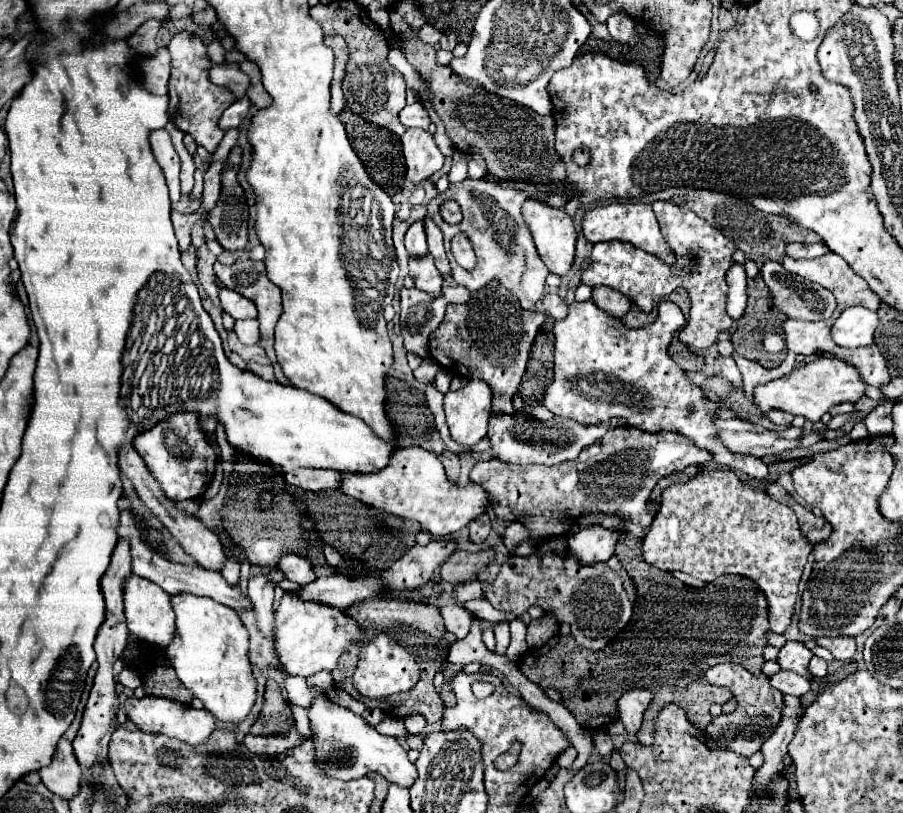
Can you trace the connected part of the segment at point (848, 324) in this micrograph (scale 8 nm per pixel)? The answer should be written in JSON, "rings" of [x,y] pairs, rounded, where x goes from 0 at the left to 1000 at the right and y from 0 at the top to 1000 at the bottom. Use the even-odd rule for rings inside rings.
{"rings":[[[955,376],[937,379],[921,403],[921,416],[932,428],[963,426],[968,421],[968,408],[975,399],[970,384],[963,384]]]}

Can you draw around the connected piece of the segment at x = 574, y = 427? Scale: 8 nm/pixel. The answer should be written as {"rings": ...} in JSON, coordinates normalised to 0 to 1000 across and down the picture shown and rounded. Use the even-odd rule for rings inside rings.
{"rings":[[[578,507],[545,509],[543,526],[540,526],[540,541],[543,541],[545,563],[551,563],[554,568],[614,573],[627,566],[636,566],[645,551],[664,541],[673,529],[676,524],[671,522],[649,524],[649,522],[636,519],[631,514],[620,514],[620,512],[614,512],[607,519],[594,519],[589,512],[580,512]]]}

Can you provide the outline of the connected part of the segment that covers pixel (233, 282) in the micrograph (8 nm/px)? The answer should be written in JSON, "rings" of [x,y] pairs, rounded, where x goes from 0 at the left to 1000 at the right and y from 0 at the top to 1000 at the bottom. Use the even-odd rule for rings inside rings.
{"rings":[[[261,320],[257,327],[246,327],[244,322],[237,327],[239,332],[239,339],[244,342],[244,347],[272,364],[275,369],[279,369],[286,379],[286,396],[288,396],[288,426],[295,431],[297,440],[301,443],[299,435],[303,435],[303,401],[306,401],[306,394],[310,391],[310,384],[312,384],[312,364],[310,364],[310,357],[306,349],[301,349],[297,342],[295,342],[295,330],[292,330],[292,322],[279,322],[279,320]]]}

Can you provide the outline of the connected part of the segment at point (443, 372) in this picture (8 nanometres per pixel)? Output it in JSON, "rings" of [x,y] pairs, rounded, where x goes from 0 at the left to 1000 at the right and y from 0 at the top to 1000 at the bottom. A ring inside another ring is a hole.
{"rings":[[[487,453],[487,455],[485,455],[485,460],[483,460],[483,465],[481,465],[481,475],[483,475],[483,480],[489,482],[489,485],[494,485],[494,482],[497,481],[498,458],[496,458],[494,453]]]}

